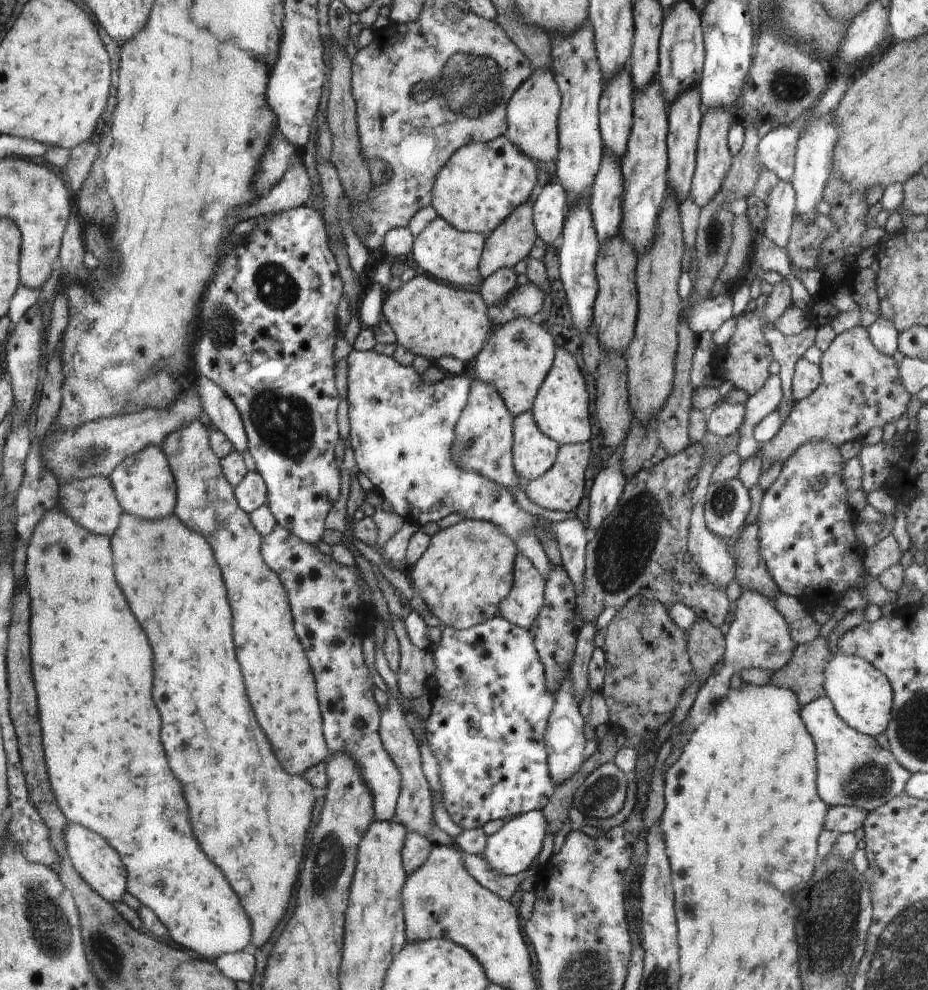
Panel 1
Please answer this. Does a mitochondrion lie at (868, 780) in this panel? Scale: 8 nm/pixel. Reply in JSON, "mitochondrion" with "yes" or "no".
{"mitochondrion":"yes"}

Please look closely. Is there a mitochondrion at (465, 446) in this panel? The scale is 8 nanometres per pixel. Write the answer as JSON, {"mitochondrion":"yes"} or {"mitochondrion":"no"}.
{"mitochondrion":"yes"}

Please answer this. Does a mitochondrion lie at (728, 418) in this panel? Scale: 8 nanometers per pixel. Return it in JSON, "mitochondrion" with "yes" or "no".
{"mitochondrion":"no"}

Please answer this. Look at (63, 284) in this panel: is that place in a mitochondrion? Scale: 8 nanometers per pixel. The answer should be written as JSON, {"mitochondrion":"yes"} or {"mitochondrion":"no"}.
{"mitochondrion":"no"}

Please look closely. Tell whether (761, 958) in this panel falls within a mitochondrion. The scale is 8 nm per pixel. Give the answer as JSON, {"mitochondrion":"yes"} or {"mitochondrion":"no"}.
{"mitochondrion":"no"}

